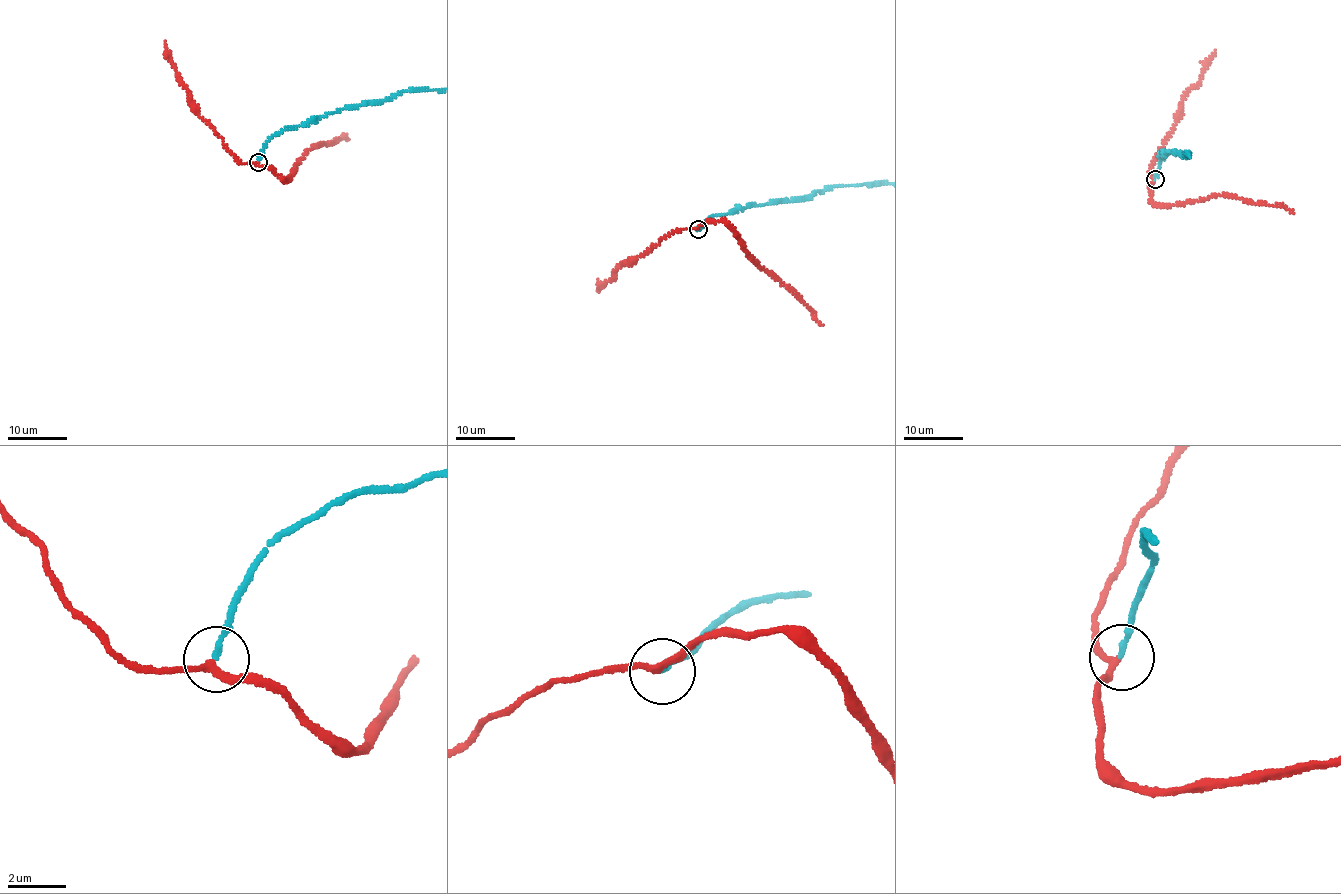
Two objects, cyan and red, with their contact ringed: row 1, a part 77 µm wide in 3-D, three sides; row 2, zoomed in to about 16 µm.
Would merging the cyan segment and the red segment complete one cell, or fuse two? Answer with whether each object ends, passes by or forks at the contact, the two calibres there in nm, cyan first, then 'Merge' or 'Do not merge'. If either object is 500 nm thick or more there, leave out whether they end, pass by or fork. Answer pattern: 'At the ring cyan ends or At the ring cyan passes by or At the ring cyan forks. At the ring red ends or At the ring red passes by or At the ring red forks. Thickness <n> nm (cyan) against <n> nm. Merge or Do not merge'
At the ring cyan ends. At the ring red passes by. Thickness 180 nm (cyan) against 220 nm. Merge

